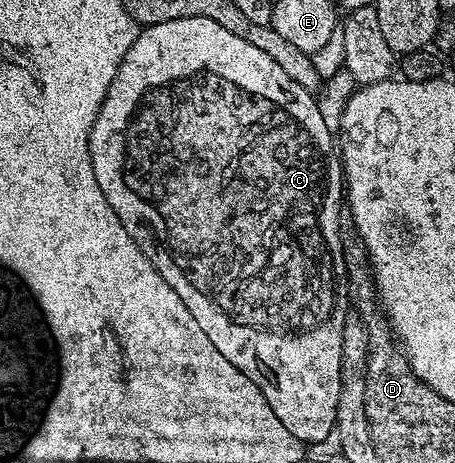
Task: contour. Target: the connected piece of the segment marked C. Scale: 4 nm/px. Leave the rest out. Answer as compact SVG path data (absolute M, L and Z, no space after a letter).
M190 16L186 19L167 20L165 23L158 23L153 26L145 25L141 29L140 34L134 40L134 44L130 44L130 52L126 52L122 64L118 64L118 72L106 92L106 100L102 100L102 108L90 128L90 136L88 137L88 151L90 152L90 164L94 168L94 180L98 180L98 188L102 188L102 196L106 196L110 208L114 208L122 228L126 228L126 232L130 232L130 236L136 241L141 252L150 260L150 264L154 264L154 268L162 276L162 280L166 280L166 284L170 284L170 288L174 288L174 292L178 292L182 304L186 304L186 308L190 308L190 316L194 316L198 328L202 328L202 332L206 332L210 344L214 344L214 348L218 348L218 352L222 352L222 356L226 360L230 360L230 364L234 364L234 368L238 368L238 372L250 376L250 380L254 380L254 384L258 384L258 388L262 392L262 396L266 396L266 404L270 404L274 416L278 416L278 420L282 420L283 426L299 442L305 444L324 442L327 438L331 439L333 437L335 410L338 408L340 369L342 368L343 324L350 309L350 279L348 265L344 263L344 239L342 229L340 230L340 210L342 214L342 199L346 194L344 175L333 131L332 134L328 131L328 122L324 119L323 113L325 114L325 111L314 97L314 94L307 91L306 88L302 88L301 84L296 84L294 80L290 80L286 73L278 68L278 64L267 56L266 52L254 48L254 45L247 40L234 36L234 34L230 33L230 30L222 28L221 24L213 20L201 16Z

